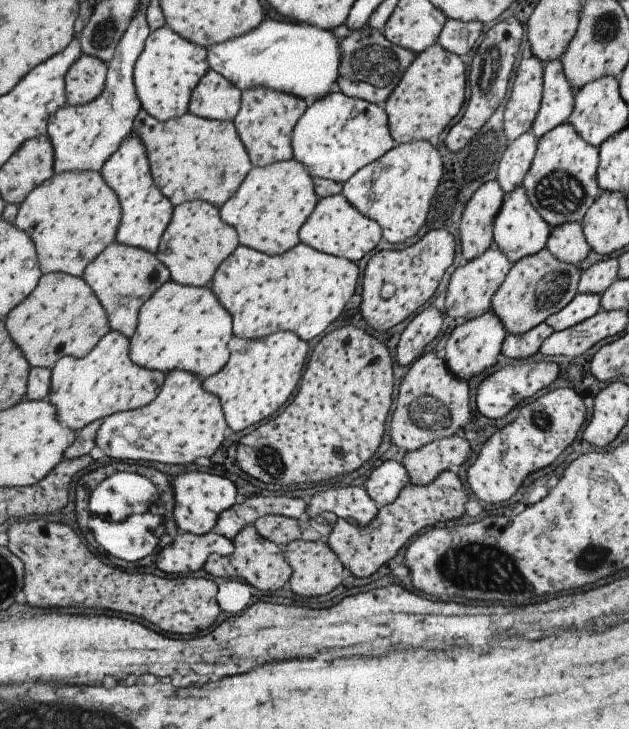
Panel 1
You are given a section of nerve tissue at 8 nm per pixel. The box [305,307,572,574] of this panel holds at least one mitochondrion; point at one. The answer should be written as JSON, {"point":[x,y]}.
{"point":[429,413]}

